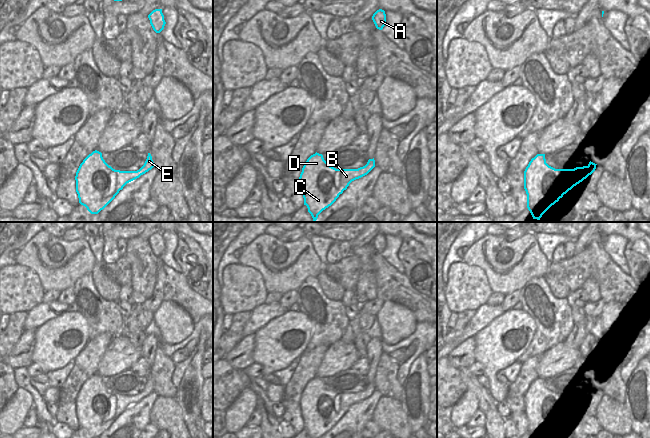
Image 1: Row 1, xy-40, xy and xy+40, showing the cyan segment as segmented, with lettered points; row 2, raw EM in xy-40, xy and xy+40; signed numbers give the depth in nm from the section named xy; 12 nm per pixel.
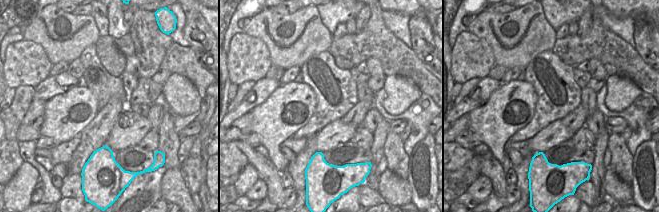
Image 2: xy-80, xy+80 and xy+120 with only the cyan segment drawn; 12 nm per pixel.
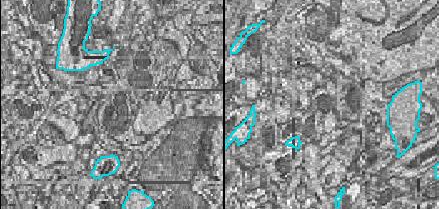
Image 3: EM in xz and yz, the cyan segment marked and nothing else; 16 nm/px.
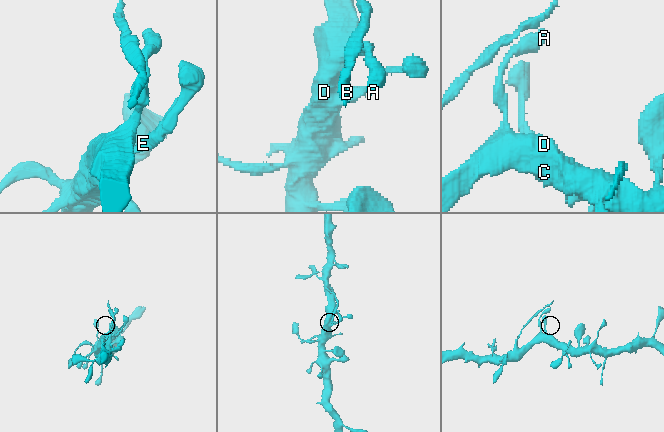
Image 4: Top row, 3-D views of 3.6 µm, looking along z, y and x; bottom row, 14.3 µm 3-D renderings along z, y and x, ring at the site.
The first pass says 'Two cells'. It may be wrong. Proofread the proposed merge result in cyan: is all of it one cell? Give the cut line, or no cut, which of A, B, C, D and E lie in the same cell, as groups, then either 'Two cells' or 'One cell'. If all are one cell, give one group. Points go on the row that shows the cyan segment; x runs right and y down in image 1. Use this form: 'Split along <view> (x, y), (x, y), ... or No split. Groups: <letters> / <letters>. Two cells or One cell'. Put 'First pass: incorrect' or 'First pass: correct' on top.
First pass: incorrect
No split. Groups: A B C D E. One cell

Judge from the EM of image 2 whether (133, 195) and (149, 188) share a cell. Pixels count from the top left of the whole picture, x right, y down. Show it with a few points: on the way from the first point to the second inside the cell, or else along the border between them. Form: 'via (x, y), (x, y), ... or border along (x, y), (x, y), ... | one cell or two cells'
via (137, 195), (140, 195), (145, 190) | one cell

